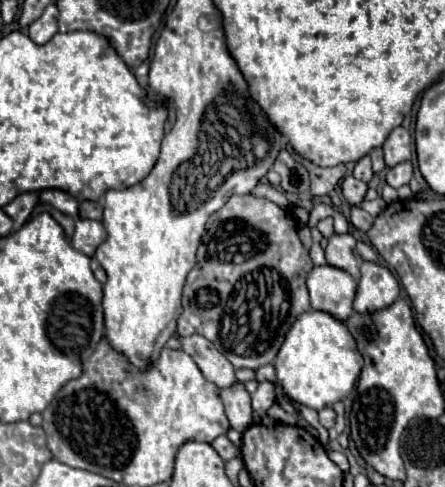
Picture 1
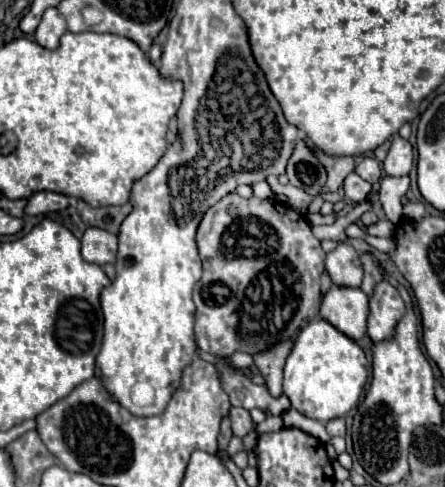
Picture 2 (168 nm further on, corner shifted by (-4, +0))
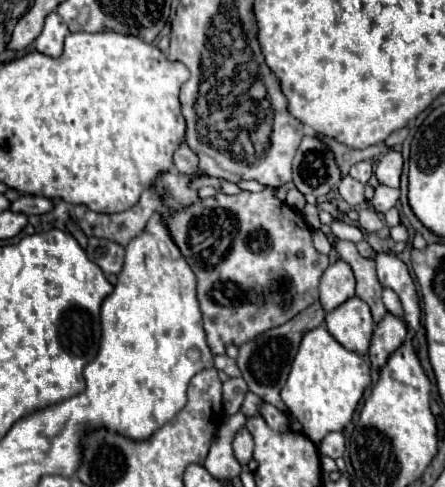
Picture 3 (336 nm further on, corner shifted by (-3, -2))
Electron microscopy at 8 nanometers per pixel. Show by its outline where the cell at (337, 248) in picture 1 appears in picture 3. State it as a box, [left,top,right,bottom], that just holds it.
[319,260,355,312]

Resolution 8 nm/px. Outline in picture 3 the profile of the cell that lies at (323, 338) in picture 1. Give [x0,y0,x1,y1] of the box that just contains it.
[281,326,371,444]

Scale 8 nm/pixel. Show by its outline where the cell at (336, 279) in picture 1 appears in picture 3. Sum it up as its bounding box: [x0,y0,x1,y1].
[325,296,375,356]

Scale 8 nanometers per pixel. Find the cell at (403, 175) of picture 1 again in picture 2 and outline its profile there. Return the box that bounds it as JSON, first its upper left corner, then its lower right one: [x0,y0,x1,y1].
[380,176,410,224]

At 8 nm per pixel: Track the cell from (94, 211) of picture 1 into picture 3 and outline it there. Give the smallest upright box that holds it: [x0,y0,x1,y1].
[75,186,329,354]

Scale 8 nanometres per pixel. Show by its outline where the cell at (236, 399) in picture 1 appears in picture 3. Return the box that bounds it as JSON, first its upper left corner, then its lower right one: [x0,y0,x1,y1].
[233,428,253,464]

